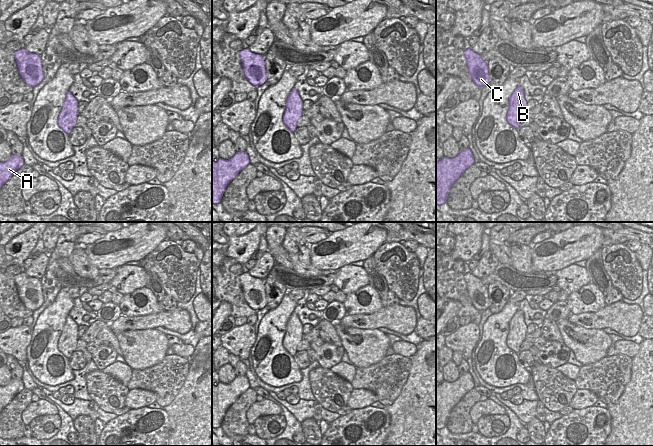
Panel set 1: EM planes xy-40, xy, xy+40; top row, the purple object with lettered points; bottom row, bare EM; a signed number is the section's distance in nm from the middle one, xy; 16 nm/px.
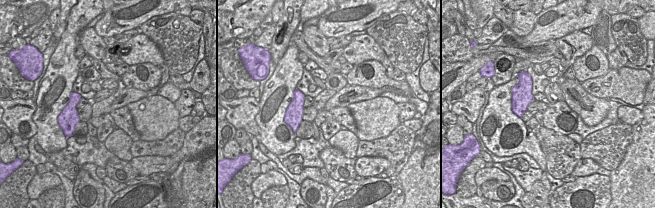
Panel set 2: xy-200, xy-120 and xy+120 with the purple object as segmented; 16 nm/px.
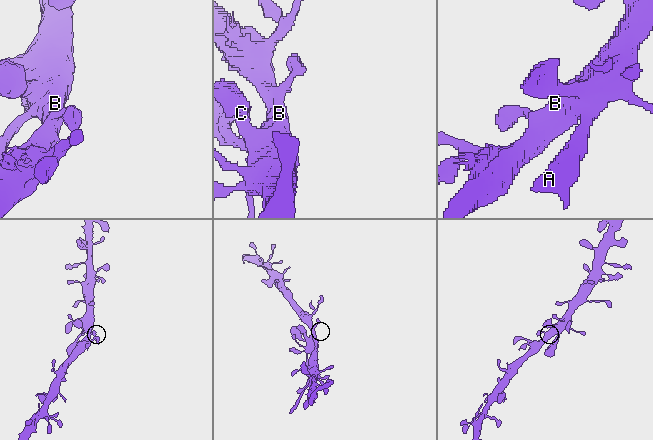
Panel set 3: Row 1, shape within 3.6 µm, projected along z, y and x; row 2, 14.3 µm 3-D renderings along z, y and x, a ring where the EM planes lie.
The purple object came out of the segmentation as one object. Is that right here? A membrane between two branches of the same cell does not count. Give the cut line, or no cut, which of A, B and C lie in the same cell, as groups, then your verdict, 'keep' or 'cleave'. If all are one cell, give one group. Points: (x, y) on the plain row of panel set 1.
cut none; groups A B C; keep

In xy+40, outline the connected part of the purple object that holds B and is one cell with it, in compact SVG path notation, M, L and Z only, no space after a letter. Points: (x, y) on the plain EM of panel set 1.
M517 310L509 322L509 333L506 344L508 348L519 354L520 345L525 340L527 334L527 326L524 322L524 313Z

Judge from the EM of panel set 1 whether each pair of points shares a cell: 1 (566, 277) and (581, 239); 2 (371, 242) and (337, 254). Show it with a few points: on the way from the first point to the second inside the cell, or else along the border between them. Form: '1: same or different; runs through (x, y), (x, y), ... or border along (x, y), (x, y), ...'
1: different; border along (574, 263), (556, 271)
2: same; runs through (363, 242), (356, 242), (345, 247)

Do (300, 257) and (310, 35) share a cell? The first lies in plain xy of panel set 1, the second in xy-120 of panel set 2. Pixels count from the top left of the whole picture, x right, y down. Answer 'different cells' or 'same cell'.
same cell

